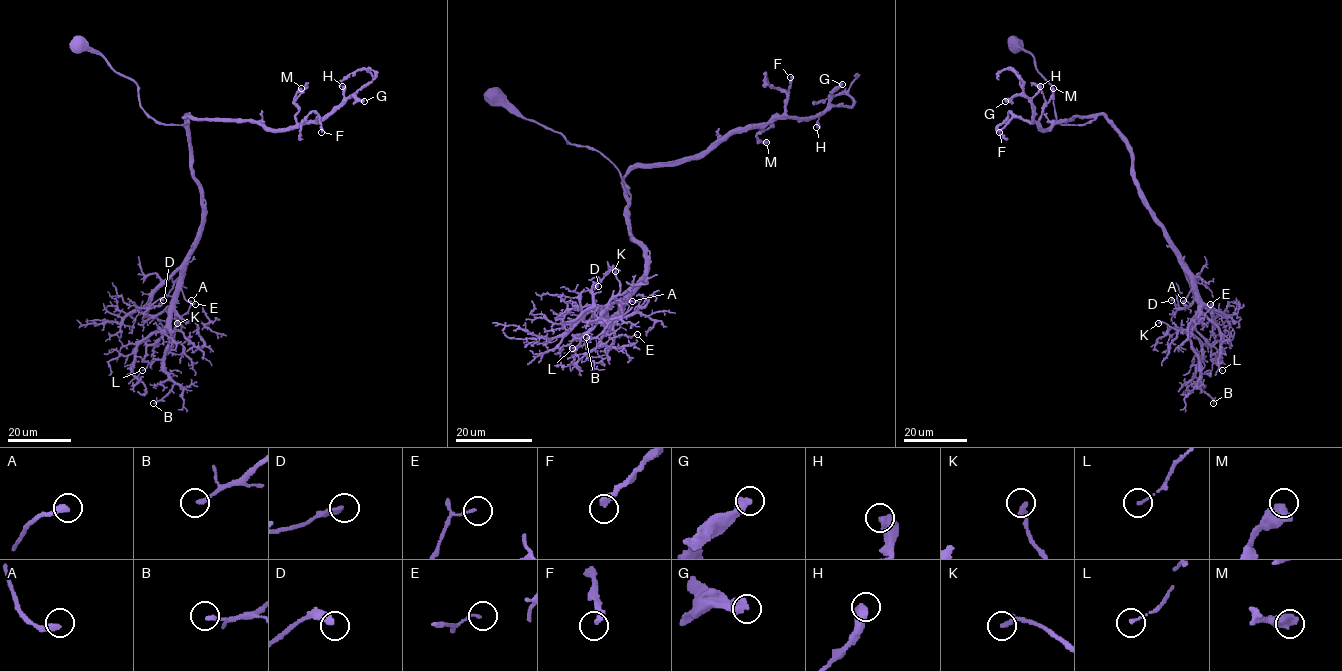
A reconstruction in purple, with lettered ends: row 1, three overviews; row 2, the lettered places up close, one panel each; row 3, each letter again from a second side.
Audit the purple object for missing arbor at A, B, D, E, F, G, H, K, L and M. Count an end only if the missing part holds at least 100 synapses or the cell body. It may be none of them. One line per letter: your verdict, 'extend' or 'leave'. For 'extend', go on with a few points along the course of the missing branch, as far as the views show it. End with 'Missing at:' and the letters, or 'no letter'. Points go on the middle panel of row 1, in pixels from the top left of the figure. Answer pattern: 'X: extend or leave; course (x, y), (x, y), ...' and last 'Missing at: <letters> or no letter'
A: leave
B: leave
D: leave
E: leave
F: leave
G: extend; course (842, 84), (842, 78), (855, 64), (861, 47), (882, 45)
H: leave
K: leave
L: leave
M: leave
Missing at: G

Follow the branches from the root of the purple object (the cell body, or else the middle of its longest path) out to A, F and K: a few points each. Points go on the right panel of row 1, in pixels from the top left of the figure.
A: (1013, 43), (1051, 86), (1061, 124), (1102, 115), (1125, 143), (1139, 194), (1190, 278), (1183, 300)
F: (1013, 43), (1033, 57), (1051, 86), (1061, 124), (1083, 125), (1099, 114), (1047, 129), (1013, 117), (999, 132)
K: (1013, 43), (1051, 86), (1061, 124), (1102, 115), (1129, 150), (1139, 194), (1198, 304), (1184, 331), (1158, 323)

